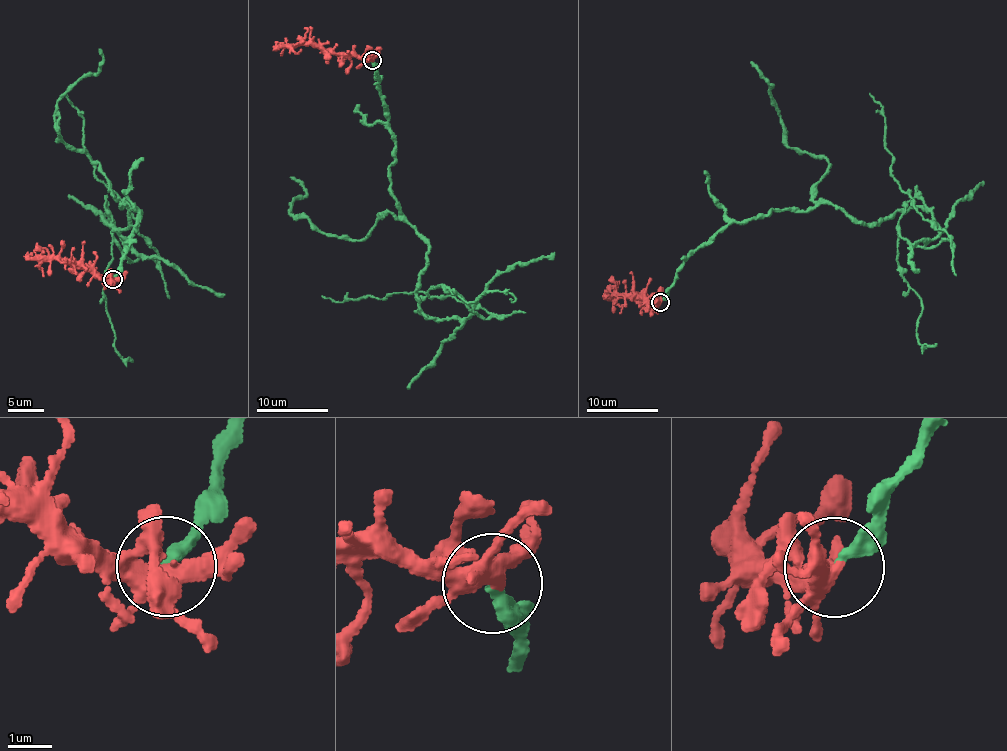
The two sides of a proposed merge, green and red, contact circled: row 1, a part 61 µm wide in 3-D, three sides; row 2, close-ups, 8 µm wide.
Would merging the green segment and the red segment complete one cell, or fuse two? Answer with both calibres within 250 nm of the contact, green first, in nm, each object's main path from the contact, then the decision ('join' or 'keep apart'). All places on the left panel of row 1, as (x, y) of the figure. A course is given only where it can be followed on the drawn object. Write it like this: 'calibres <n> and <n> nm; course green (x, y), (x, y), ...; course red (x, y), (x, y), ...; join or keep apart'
calibres 300 and 360 nm; course green (112, 279), (140, 210), (119, 206), (117, 230), (105, 206), (131, 263), (157, 252), (99, 178), (65, 91); course red (112, 279), (99, 278), (64, 260), (43, 258), (36, 253), (38, 243); keep apart

